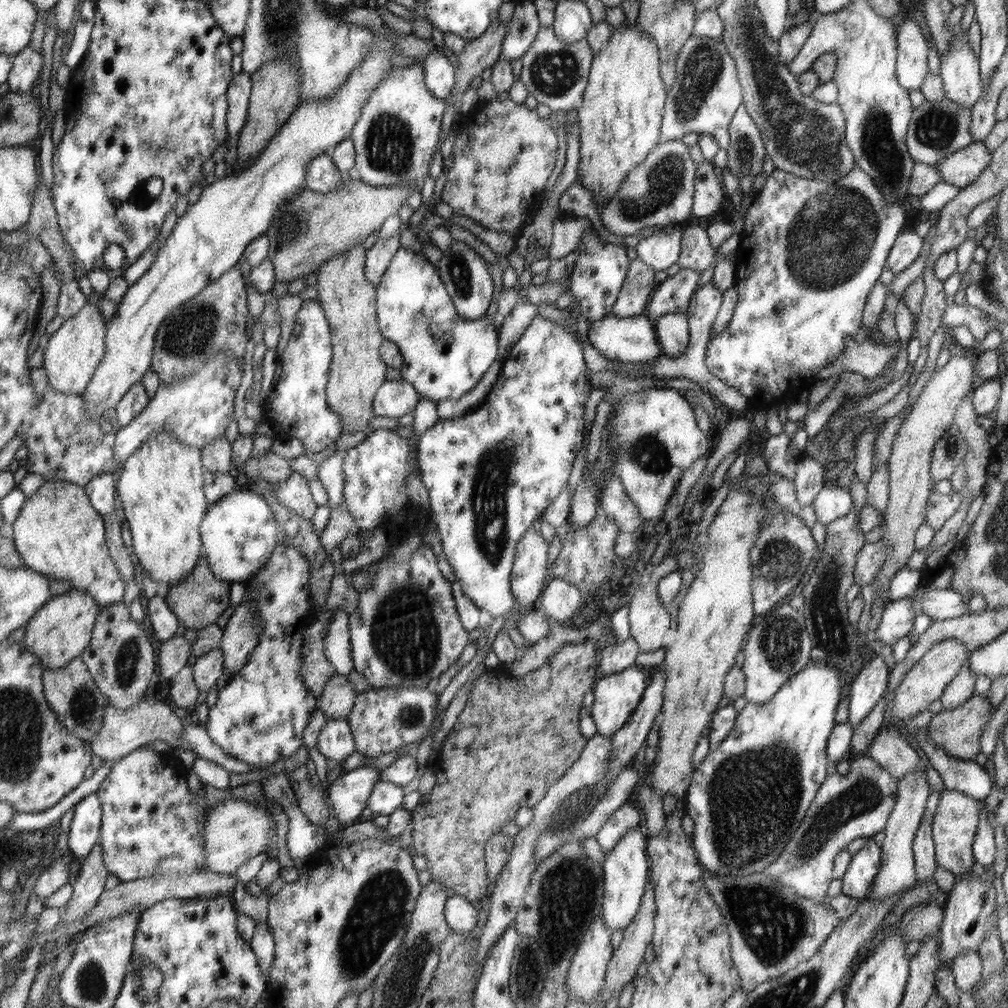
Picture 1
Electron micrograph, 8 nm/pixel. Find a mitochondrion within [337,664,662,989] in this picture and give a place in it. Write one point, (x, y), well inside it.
(561, 888)

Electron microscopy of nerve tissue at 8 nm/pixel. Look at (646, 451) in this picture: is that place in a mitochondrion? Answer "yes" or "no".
yes

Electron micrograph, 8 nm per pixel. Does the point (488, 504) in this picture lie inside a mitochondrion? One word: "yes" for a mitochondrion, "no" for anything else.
yes

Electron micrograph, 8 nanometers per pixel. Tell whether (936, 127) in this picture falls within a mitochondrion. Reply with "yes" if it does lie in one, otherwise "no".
yes

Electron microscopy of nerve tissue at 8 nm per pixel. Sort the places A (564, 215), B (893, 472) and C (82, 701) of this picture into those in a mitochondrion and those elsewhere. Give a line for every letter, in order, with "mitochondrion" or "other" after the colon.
A: other
B: other
C: mitochondrion

